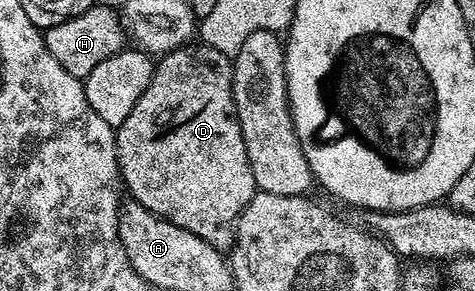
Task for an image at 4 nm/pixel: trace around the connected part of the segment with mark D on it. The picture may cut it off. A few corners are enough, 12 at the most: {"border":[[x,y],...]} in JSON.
{"border":[[205,43],[155,64],[115,129],[153,215],[227,250],[257,189]]}

